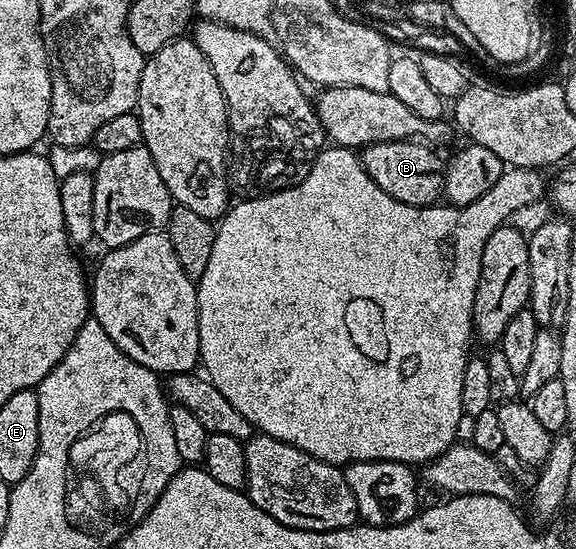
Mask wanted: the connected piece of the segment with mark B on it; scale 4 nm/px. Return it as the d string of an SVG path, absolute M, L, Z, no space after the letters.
M395 140L394 142L377 142L360 151L361 166L387 192L403 204L412 206L432 206L442 197L445 188L446 163L436 154L432 145L421 140Z

